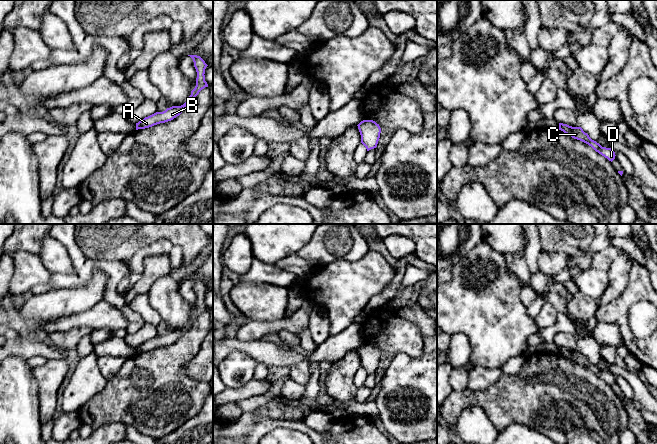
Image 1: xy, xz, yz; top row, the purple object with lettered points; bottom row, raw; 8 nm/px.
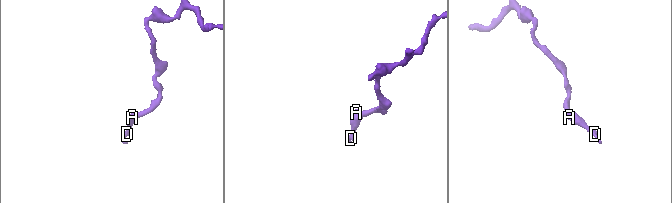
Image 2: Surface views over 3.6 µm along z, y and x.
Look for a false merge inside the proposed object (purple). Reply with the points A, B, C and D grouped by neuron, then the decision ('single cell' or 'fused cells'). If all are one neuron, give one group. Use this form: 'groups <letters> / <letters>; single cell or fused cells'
groups A B C D; single cell

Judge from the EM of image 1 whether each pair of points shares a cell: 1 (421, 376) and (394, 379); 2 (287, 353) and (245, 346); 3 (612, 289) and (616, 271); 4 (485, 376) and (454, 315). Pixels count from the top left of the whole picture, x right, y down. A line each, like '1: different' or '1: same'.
1: same
2: same
3: same
4: different

